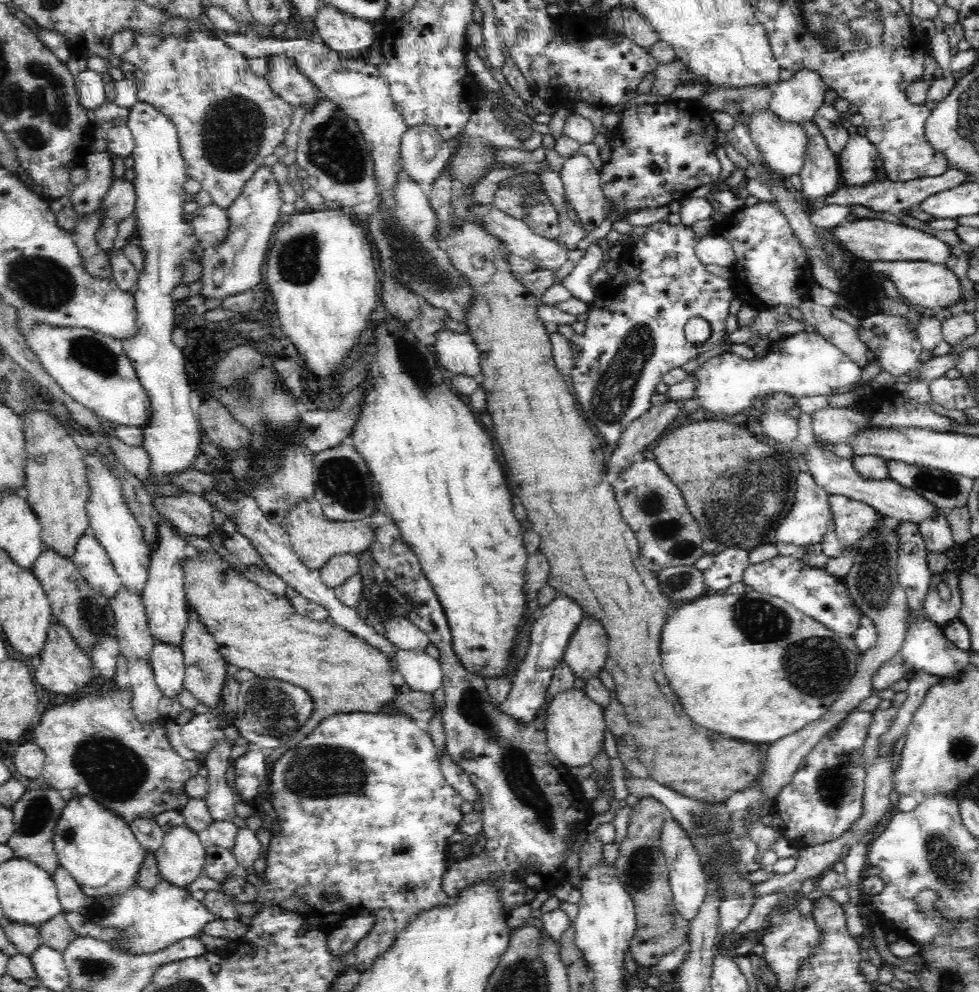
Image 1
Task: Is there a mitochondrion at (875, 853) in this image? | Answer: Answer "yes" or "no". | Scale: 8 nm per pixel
no

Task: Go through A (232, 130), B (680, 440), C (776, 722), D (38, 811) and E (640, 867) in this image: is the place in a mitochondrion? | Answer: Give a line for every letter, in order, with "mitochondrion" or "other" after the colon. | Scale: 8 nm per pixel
A: mitochondrion
B: other
C: other
D: mitochondrion
E: mitochondrion

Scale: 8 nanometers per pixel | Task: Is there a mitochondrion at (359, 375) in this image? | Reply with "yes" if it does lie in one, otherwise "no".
no

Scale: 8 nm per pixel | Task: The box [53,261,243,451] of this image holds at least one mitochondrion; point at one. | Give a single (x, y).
(93, 353)

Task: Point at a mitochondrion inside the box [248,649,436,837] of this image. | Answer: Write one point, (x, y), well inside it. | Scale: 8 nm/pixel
(309, 773)

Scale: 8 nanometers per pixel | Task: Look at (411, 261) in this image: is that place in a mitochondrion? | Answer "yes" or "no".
yes

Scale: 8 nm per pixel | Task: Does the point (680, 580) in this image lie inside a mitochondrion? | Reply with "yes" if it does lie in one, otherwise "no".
yes

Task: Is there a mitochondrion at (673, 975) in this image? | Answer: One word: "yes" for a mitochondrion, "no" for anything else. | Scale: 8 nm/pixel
no

